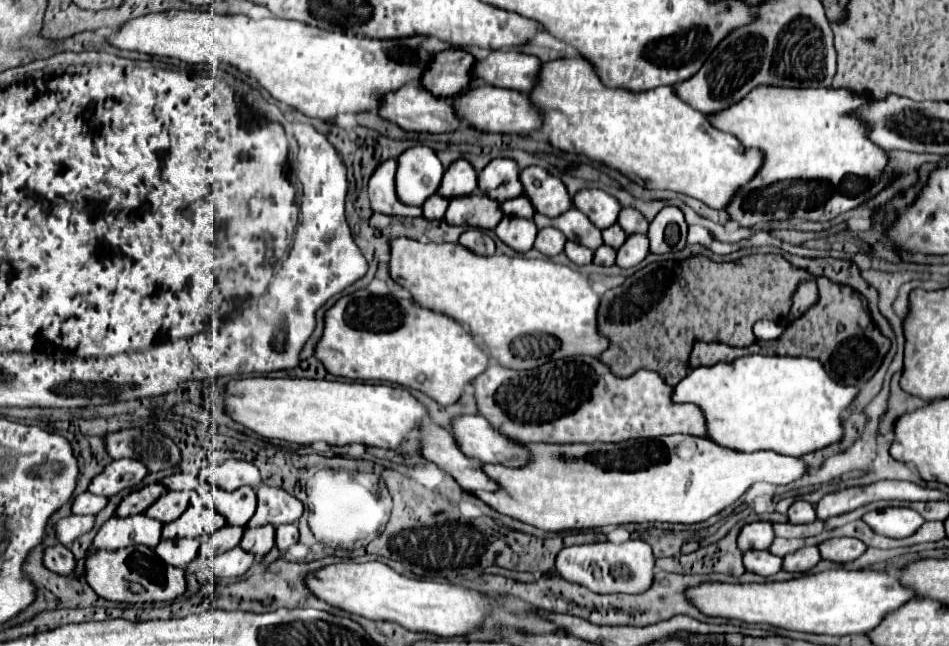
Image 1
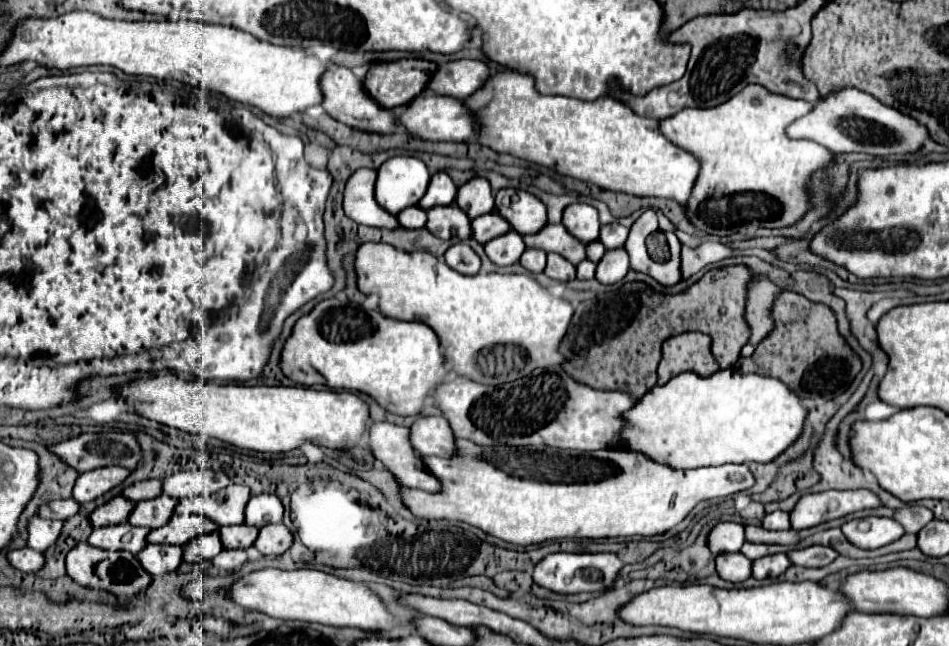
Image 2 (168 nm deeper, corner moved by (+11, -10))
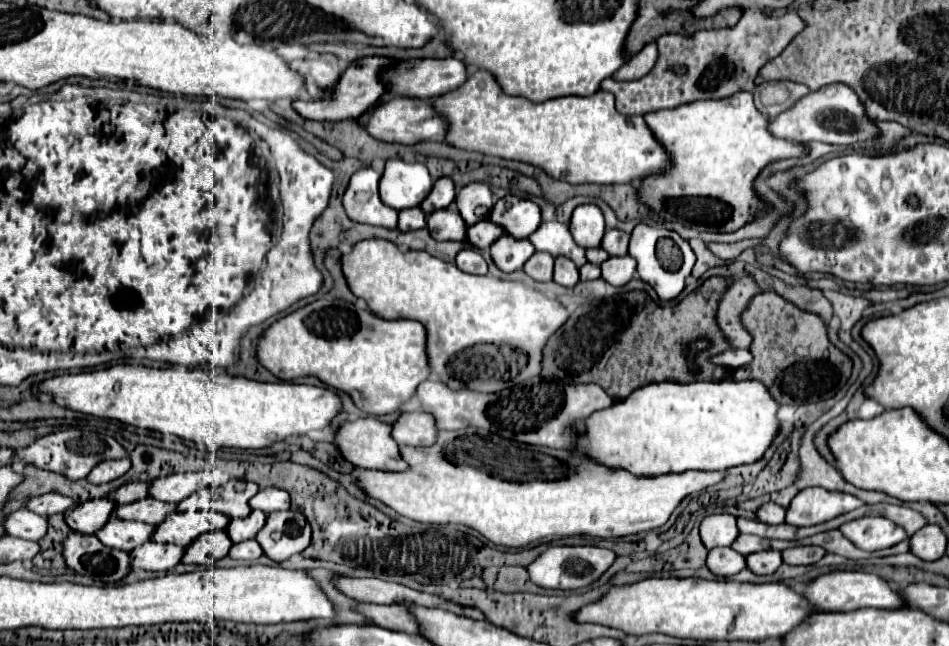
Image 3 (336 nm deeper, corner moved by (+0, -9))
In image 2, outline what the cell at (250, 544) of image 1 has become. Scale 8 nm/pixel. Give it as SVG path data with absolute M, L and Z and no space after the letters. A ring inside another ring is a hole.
M233 525L233 527L221 527L219 535L225 549L249 549L257 539L259 529L249 525Z

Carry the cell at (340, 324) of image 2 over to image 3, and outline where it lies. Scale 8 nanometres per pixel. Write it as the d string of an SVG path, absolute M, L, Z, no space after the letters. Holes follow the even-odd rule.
M314 300L270 324L254 344L258 362L278 380L316 376L346 392L356 408L372 416L396 412L430 374L426 330L420 322L382 320L344 300Z

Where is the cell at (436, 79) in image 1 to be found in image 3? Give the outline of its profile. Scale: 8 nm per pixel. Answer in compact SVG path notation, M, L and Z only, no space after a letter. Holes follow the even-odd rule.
M360 58L340 74L340 84L336 86L336 96L332 96L332 100L312 100L312 102L294 100L292 108L306 120L346 120L346 118L358 120L364 112L376 106L380 96L386 92L386 86L378 80L378 74L384 66L394 62L396 60L390 58Z

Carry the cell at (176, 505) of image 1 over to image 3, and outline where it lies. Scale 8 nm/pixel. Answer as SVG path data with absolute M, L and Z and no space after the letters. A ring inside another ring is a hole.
M144 498L144 500L136 500L132 504L122 504L118 508L114 508L112 518L122 518L122 520L140 520L140 522L148 522L152 526L158 526L170 512L170 504L164 504L160 500L154 498Z

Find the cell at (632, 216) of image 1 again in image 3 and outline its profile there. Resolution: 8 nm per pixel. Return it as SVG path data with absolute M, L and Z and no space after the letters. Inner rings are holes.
M608 230L602 238L602 246L608 256L626 256L628 254L628 242L630 242L630 236L626 232L620 232L620 230Z

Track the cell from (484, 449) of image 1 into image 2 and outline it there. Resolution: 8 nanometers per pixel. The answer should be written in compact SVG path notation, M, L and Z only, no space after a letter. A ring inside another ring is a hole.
M419 417L411 425L411 443L423 457L453 457L457 453L455 435L445 417Z

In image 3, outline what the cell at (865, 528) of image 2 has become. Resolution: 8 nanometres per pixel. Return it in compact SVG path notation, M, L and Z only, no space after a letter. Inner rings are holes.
M864 516L842 524L838 530L848 540L852 540L852 544L856 544L860 550L868 550L868 552L884 550L908 538L904 528L880 516Z

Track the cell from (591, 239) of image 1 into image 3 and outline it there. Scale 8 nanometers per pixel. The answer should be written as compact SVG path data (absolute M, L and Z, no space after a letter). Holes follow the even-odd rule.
M544 222L536 232L532 232L532 236L528 238L536 250L540 252L548 252L554 258L556 256L568 256L578 268L586 264L586 256L584 256L584 248L580 248L568 226L560 224L560 222Z

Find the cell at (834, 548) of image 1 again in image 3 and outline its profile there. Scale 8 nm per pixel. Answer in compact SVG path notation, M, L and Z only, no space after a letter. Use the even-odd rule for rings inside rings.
M798 546L798 548L788 548L782 552L784 564L816 564L824 556L824 548L816 546Z

